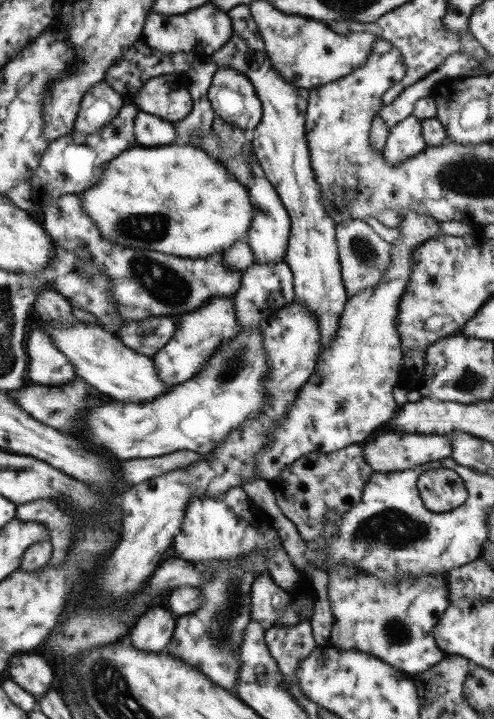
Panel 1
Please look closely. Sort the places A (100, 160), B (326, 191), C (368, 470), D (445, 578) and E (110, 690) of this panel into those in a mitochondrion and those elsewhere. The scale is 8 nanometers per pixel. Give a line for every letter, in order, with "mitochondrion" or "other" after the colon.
A: other
B: other
C: other
D: other
E: mitochondrion

